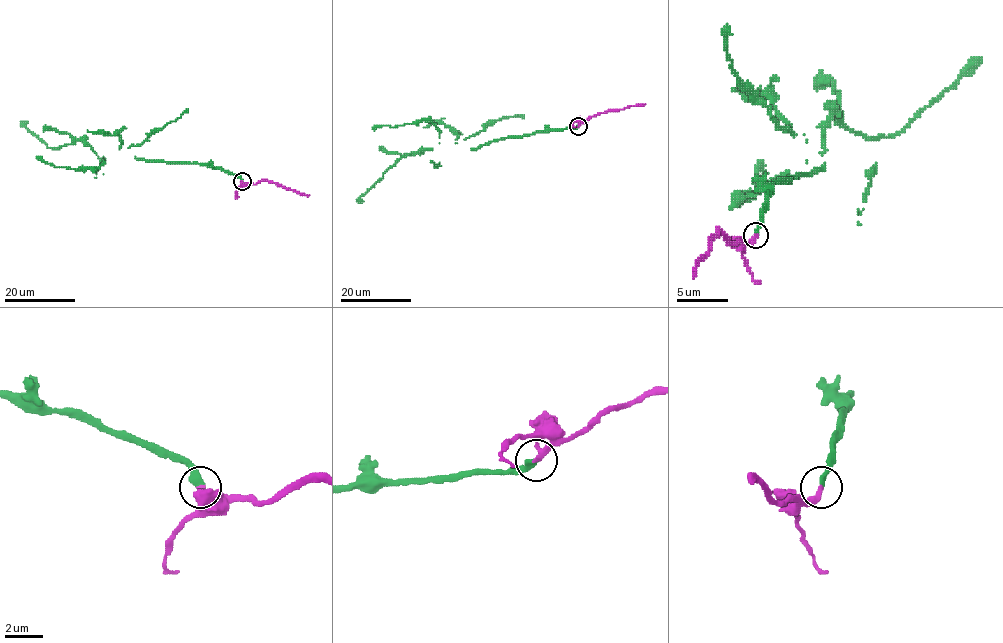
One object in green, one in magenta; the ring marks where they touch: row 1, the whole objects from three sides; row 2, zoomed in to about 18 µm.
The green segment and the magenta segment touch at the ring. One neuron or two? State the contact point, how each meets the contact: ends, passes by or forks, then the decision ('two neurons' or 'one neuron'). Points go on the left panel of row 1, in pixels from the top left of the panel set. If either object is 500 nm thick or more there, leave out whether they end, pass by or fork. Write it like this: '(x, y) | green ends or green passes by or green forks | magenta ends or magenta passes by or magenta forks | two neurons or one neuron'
(242, 181) | green ends | magenta passes by | one neuron

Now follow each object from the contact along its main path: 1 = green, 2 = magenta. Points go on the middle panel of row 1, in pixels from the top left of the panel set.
1: (578, 126), (507, 136), (471, 148), (465, 139), (458, 137), (431, 149), (410, 152), (385, 171), (358, 203)
2: (578, 126), (600, 113), (645, 104)

